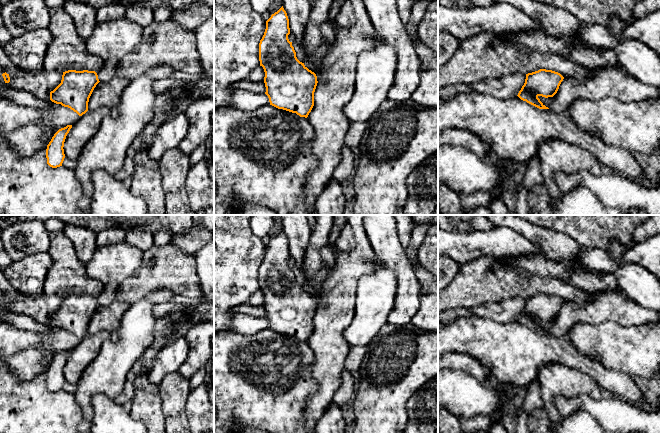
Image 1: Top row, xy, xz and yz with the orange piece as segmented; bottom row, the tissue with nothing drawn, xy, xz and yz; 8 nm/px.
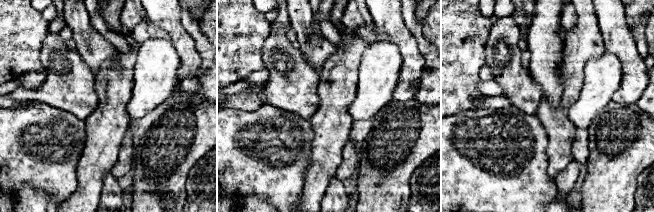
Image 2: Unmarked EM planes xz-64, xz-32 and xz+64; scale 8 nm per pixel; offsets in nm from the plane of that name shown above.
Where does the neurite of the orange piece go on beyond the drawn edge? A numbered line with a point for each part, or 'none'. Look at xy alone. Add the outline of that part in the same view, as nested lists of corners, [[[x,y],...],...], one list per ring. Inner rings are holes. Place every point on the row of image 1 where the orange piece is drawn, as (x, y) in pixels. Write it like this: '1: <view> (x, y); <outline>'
1: xy (108, 70); [[[119,59],[104,60],[102,67],[96,71],[99,81],[106,83],[116,76],[116,68],[119,62]]]

